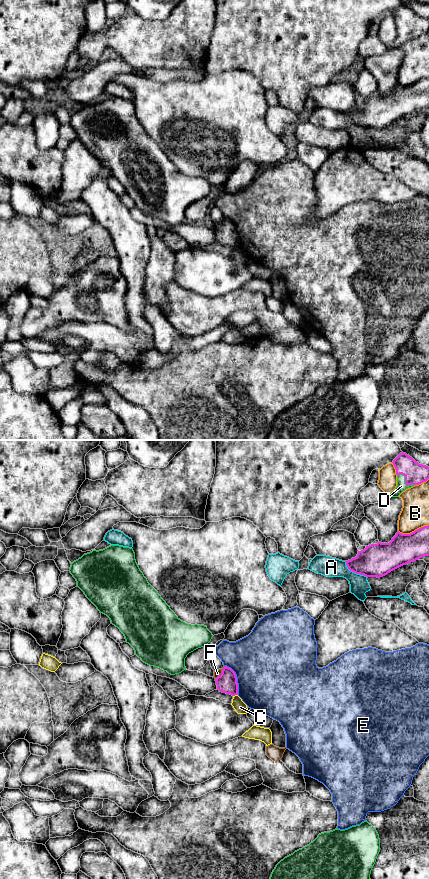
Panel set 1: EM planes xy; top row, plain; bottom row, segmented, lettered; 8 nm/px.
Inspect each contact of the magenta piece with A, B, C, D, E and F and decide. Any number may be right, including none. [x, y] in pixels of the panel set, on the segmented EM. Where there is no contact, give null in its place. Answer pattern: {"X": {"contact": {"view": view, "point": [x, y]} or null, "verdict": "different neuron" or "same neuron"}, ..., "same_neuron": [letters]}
{"A": {"contact": {"view": "xy", "point": [354, 572]}, "verdict": "different neuron"}, "B": {"contact": {"view": "xy", "point": [414, 531]}, "verdict": "different neuron"}, "C": {"contact": {"view": "xy", "point": [235, 694]}, "verdict": "different neuron"}, "D": {"contact": {"view": "xy", "point": [405, 481]}, "verdict": "different neuron"}, "E": {"contact": {"view": "xy", "point": [236, 678]}, "verdict": "different neuron"}, "F": {"contact": {"view": "xy", "point": [221, 673]}, "verdict": "different neuron"}, "same_neuron": []}

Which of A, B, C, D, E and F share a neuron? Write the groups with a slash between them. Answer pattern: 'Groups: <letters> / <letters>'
Groups: A / B / C / D / E / F

